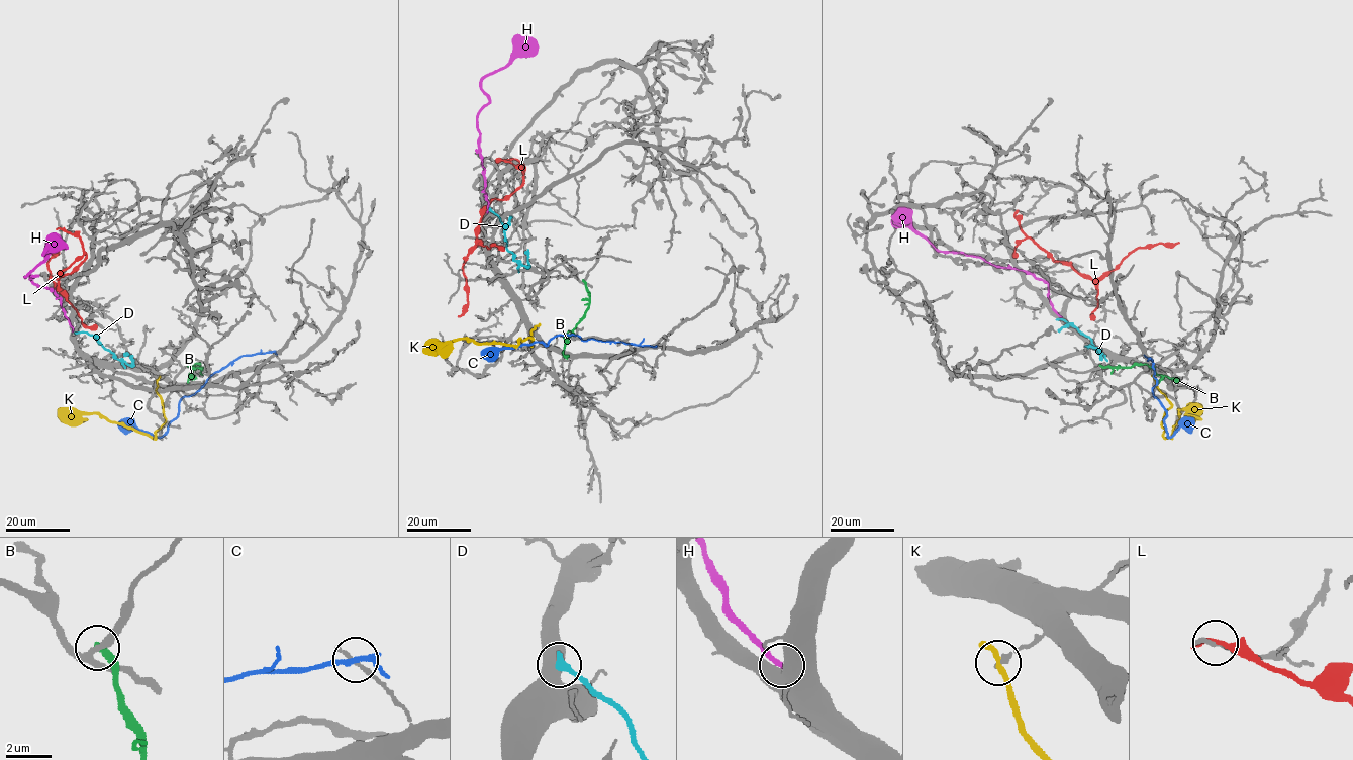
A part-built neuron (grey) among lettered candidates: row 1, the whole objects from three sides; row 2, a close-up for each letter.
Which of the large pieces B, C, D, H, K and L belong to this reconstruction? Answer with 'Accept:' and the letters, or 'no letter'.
Accept: H

